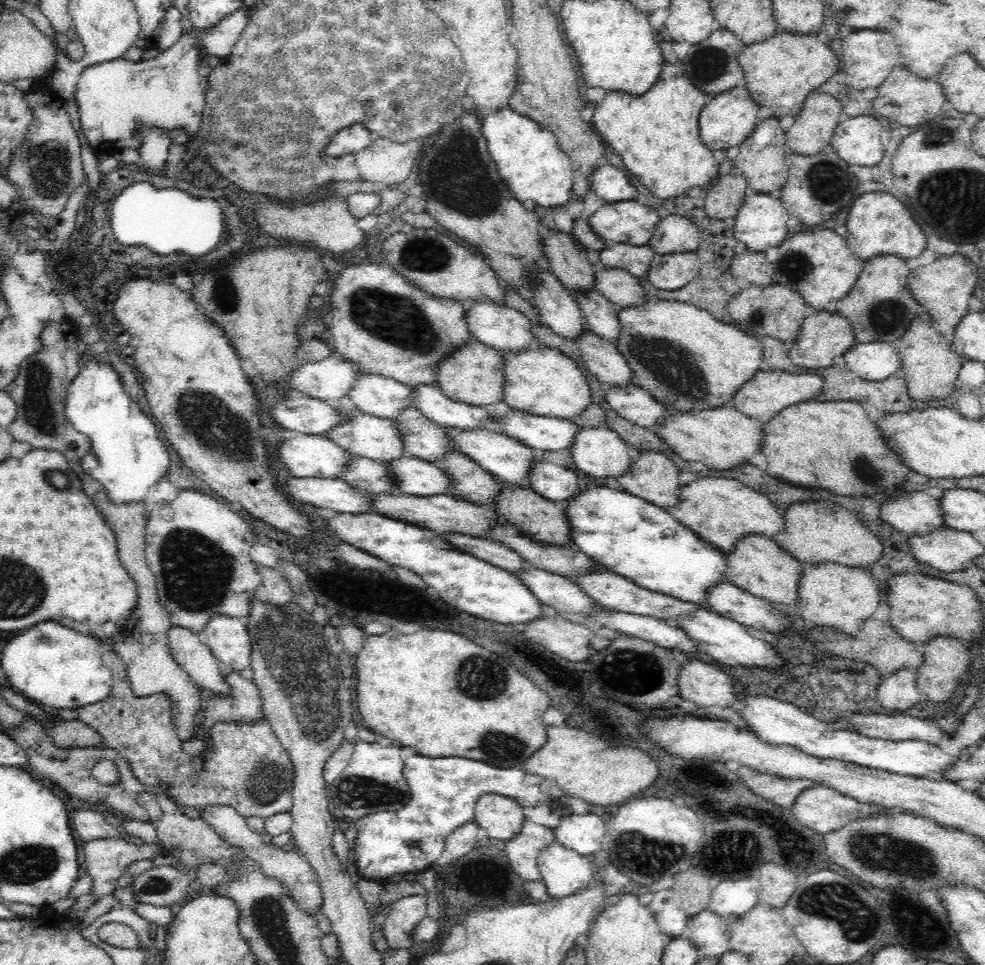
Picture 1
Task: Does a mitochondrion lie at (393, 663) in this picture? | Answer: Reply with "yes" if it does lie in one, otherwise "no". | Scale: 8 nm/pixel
no

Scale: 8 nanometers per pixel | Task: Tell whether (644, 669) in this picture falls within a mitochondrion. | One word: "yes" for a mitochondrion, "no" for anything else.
yes

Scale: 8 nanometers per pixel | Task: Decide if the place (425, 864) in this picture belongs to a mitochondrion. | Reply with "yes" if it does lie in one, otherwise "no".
no

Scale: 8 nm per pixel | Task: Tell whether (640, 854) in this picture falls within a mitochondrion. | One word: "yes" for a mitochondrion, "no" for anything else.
yes

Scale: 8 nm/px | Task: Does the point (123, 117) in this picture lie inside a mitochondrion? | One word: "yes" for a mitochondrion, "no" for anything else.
no

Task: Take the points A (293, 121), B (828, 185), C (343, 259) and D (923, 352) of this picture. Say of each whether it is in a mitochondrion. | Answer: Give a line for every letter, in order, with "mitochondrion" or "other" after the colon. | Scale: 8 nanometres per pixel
A: other
B: mitochondrion
C: other
D: other

